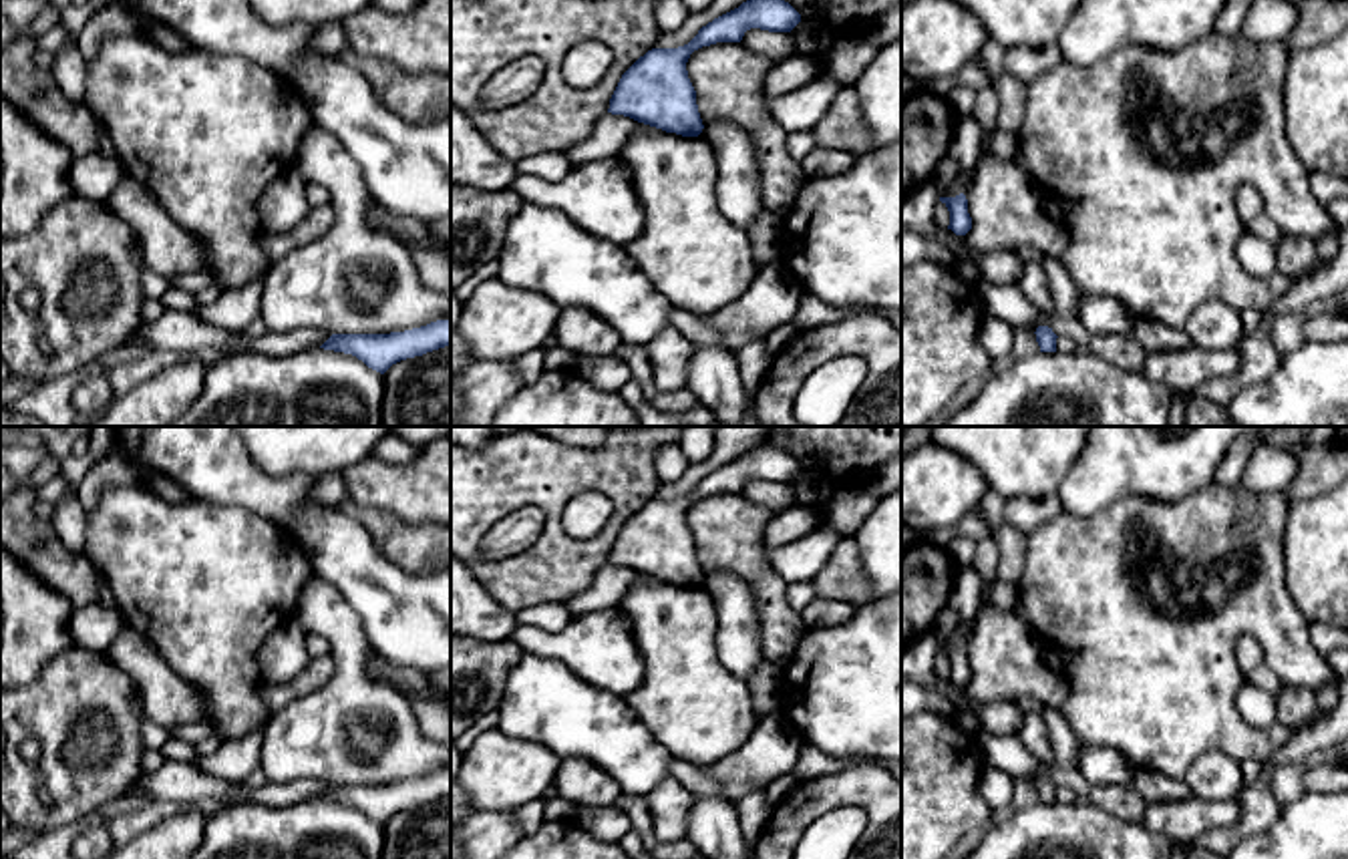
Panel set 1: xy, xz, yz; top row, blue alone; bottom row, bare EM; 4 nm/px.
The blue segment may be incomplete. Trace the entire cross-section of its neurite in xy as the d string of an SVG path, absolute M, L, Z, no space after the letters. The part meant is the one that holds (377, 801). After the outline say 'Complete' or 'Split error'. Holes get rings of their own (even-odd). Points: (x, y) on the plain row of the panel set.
M451 770L390 785L332 785L320 799L352 805L384 825L392 815L451 797Z. Complete

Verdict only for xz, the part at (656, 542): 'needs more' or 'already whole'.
already whole

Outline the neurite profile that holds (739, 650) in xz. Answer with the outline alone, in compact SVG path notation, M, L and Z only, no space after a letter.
M714 573L704 577L700 587L708 591L716 606L716 656L720 664L748 682L750 672L765 660L756 606L748 585L730 573Z

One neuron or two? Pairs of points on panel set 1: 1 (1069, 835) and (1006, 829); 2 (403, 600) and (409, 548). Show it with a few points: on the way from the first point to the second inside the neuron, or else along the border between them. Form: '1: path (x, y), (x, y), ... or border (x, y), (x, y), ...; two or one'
1: path (1053, 835), (1023, 835); one
2: border (373, 542), (403, 570), (429, 574); two

